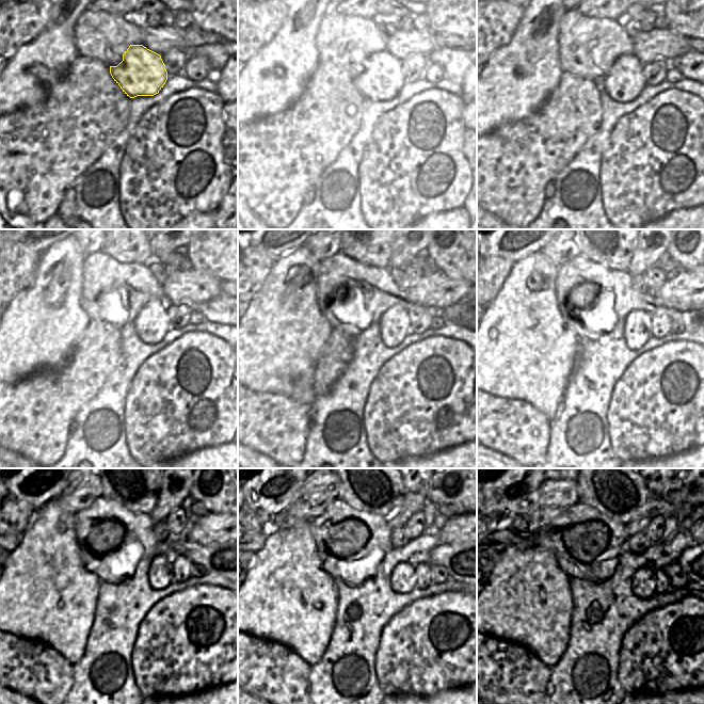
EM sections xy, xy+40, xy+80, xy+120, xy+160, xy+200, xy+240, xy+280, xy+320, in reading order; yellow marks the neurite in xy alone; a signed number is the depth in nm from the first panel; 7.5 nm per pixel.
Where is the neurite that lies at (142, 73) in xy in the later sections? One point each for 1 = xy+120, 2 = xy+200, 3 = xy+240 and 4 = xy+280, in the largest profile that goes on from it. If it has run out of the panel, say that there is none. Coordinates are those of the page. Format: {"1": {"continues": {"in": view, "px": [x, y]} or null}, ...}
{"1": {"continues": {"in": "xy+120", "px": [152, 323]}}, "2": {"continues": {"in": "xy+200", "px": [638, 325]}}, "3": {"continues": {"in": "xy+240", "px": [160, 573]}}, "4": {"continues": {"in": "xy+280", "px": [403, 579]}}}

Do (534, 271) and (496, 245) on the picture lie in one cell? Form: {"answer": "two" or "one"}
{"answer": "two"}

